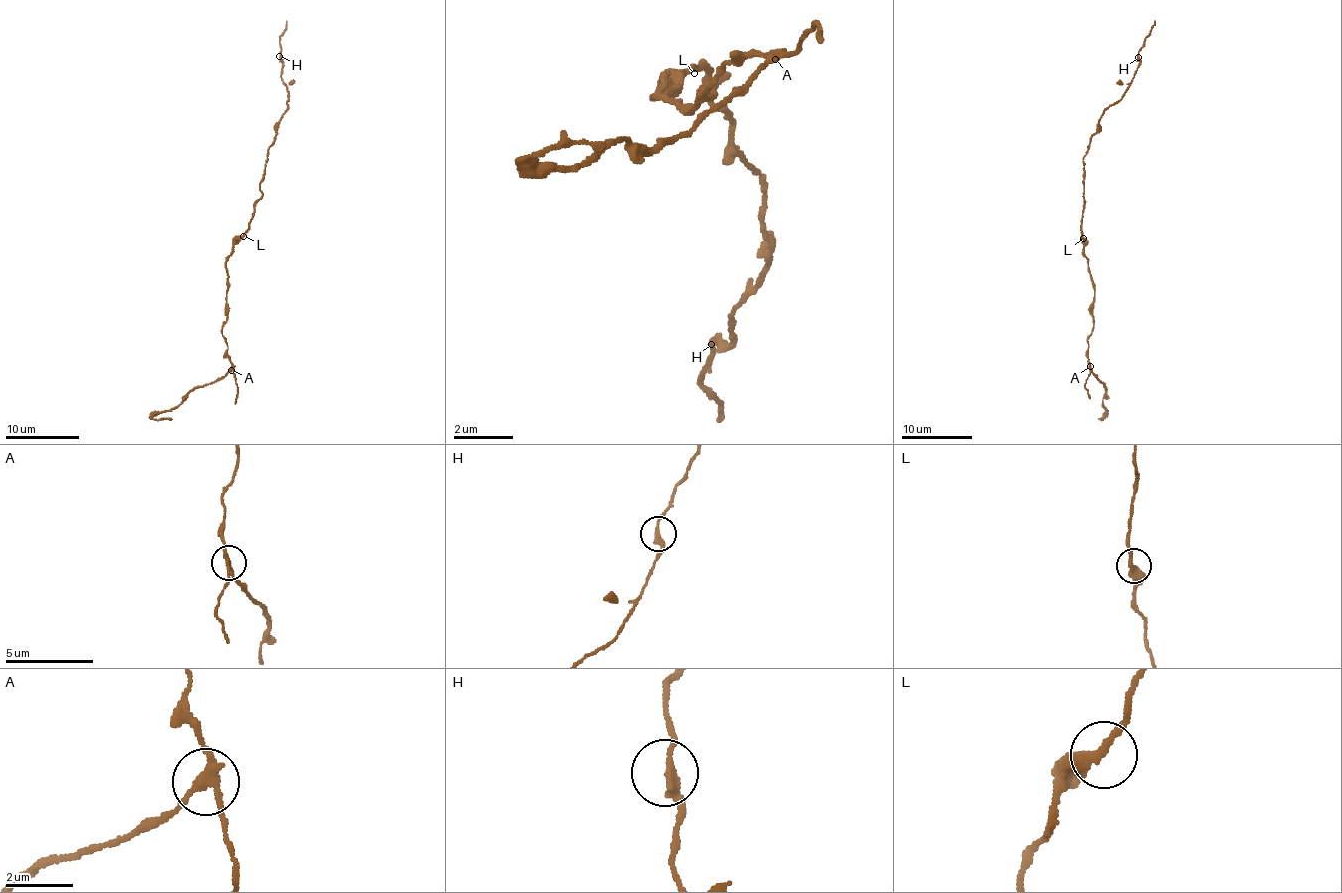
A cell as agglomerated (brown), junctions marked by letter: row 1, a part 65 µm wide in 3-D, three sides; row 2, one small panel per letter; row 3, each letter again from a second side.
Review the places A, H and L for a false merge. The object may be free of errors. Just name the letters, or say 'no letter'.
A

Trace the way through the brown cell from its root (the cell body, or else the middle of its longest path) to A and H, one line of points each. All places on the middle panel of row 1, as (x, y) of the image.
A: (685, 66), (652, 99), (691, 111), (724, 68), (759, 52), (773, 57)
H: (685, 66), (727, 77), (704, 86), (767, 197), (765, 271), (731, 305), (732, 341), (711, 344)

